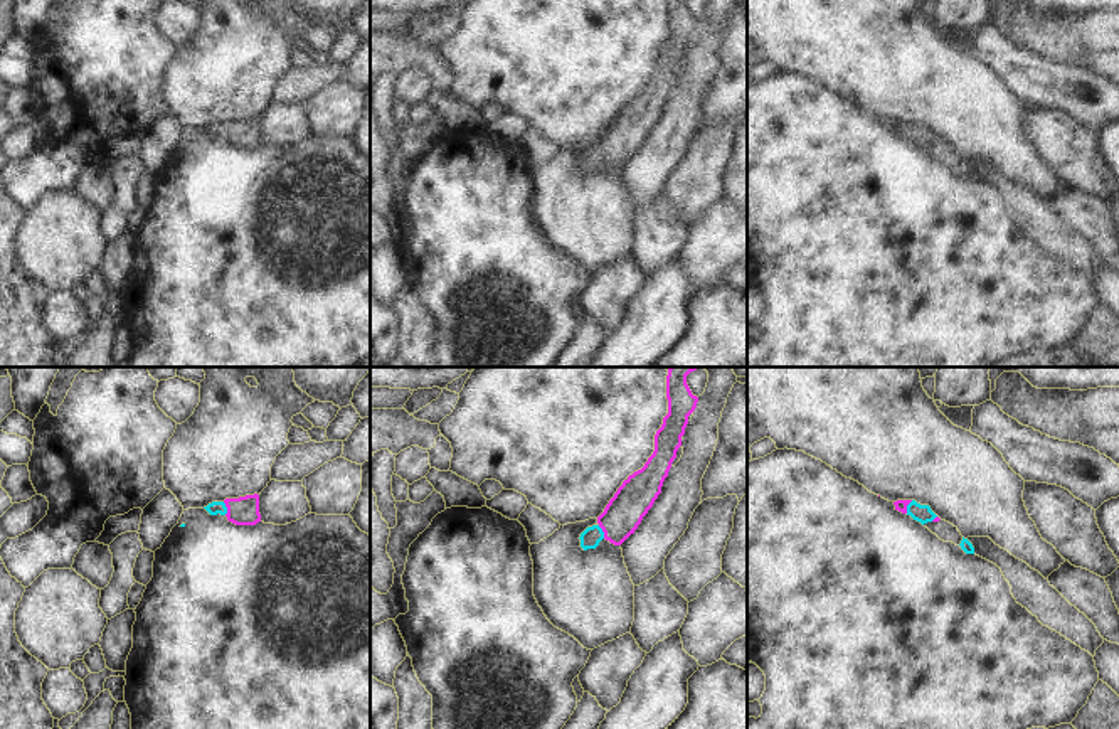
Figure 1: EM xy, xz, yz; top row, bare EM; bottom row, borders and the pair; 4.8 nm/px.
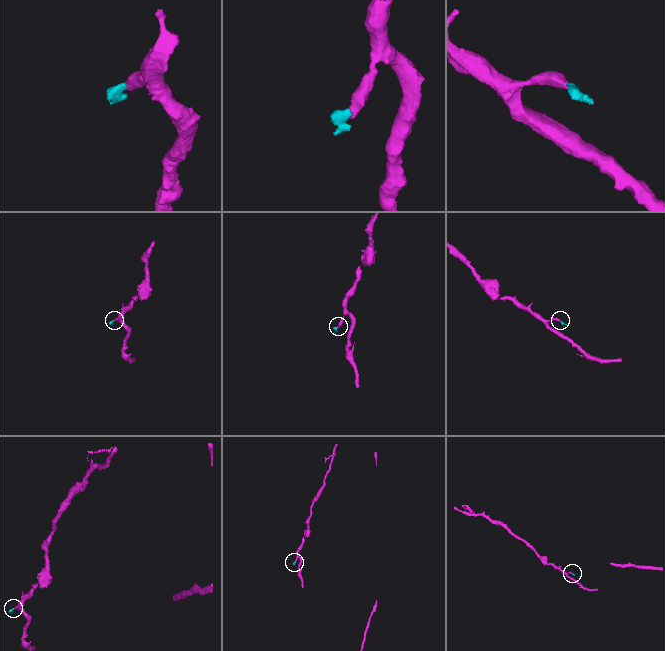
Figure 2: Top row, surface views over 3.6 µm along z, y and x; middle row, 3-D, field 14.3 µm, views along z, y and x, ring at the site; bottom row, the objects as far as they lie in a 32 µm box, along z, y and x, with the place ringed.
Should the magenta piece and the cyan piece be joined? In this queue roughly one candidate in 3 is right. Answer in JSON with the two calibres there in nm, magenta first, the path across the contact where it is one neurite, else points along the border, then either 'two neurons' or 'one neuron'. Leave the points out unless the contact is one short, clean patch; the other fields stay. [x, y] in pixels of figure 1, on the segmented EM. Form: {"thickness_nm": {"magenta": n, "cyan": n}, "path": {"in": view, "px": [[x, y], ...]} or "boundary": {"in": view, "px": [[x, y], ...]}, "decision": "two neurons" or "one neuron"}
{"thickness_nm": {"magenta": 140, "cyan": 60}, "path": {"in": "xy", "px": [[244, 510], [228, 509], [216, 507]]}, "decision": "one neuron"}

